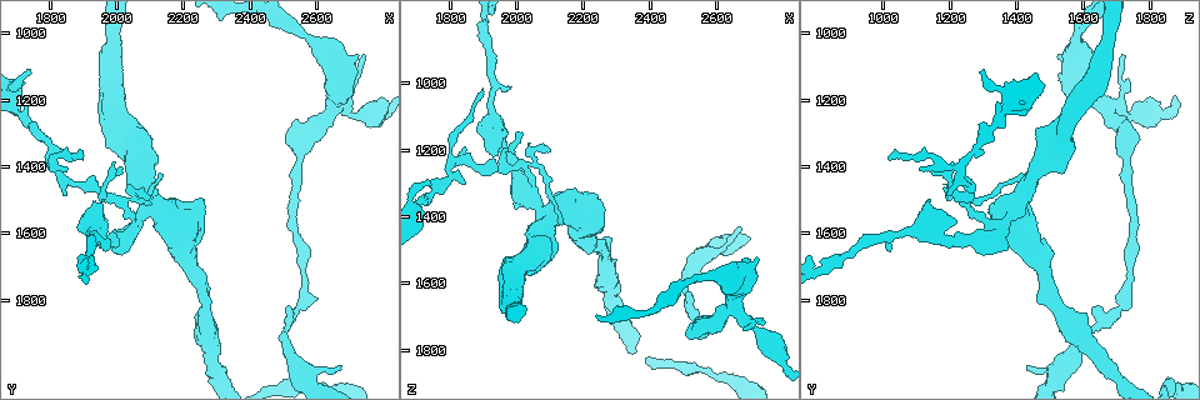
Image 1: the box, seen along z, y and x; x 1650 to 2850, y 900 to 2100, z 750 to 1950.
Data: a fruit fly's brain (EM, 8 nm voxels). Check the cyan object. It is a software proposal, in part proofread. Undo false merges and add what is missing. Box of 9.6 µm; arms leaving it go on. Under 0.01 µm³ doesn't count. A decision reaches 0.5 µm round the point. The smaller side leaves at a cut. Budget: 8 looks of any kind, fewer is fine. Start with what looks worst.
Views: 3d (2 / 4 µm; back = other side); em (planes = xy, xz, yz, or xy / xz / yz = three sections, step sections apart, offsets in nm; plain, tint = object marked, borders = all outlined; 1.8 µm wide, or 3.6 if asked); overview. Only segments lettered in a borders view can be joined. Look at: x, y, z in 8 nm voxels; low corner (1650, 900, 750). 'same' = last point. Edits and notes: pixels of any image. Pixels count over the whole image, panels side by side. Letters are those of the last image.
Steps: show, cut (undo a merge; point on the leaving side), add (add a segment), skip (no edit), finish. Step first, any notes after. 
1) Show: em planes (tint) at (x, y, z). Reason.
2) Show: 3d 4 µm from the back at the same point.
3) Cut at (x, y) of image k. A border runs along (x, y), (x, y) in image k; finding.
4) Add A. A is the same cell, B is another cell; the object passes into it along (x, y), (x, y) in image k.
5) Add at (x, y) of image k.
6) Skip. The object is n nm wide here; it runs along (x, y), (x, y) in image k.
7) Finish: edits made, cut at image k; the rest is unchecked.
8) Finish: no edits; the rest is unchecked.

Show: em yz step 8 (tint) at (1980, 1490, 1250). Sharp bend.

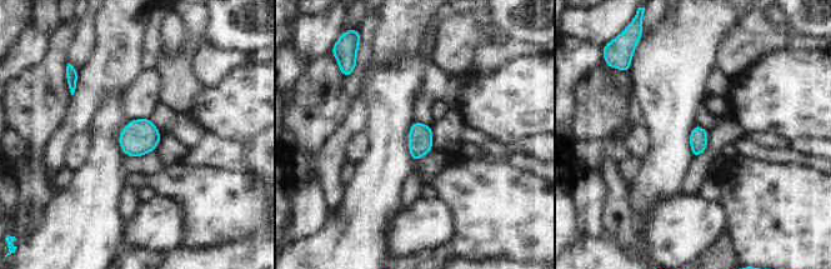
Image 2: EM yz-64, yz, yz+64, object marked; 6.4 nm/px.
Show: em planes (tint) at the same point.

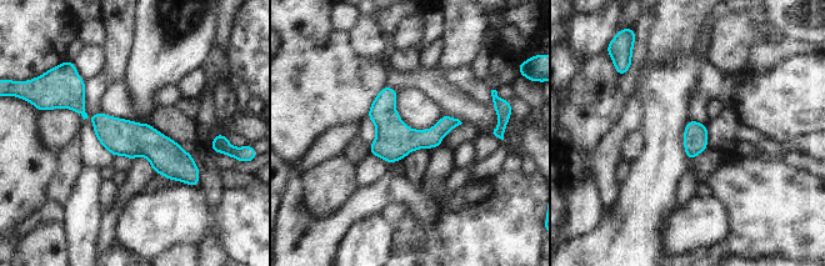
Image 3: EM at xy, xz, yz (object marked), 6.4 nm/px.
Show: em planes (borders) at the same point.

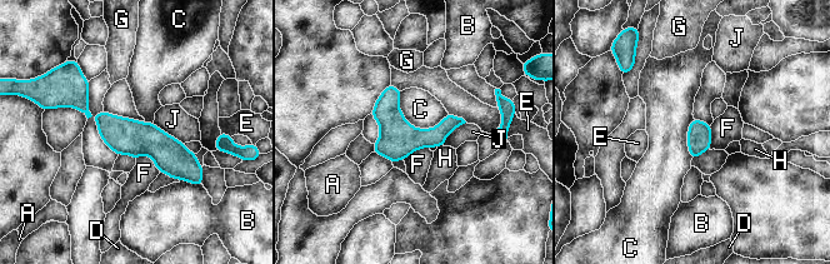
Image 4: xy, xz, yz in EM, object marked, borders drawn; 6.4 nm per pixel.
Skip. The object is 160 nm wide here; A, B, C, D, E, F, G, H and J are other cells; all the same neuron.

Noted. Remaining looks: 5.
Show: 3d 2 µm at (2650, 1210, 1660). Four-way junction.

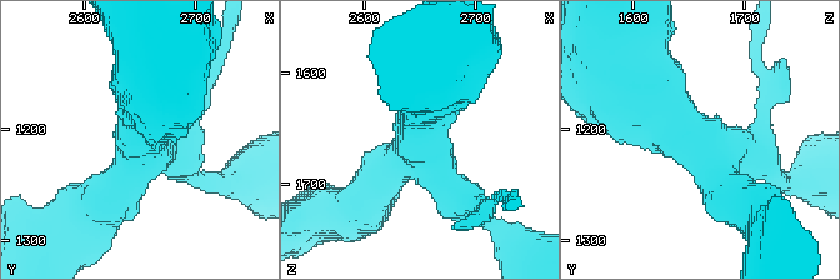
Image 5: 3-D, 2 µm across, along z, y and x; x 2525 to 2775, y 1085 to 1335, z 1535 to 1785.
Show: em planes (borders) at (2650, 1220, 1664). 4 arms meet here.

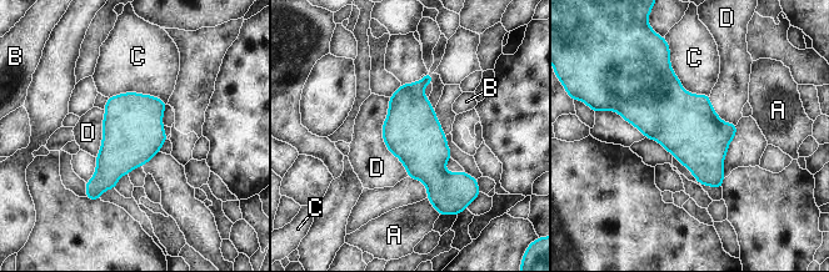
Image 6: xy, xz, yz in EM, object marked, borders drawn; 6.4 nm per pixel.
Skip. The object is 360 nm wide here; A, B, C and D are other cells; a border runs along (388, 97), (383, 142), (408, 176) in image 6; continuous, no second neuron.

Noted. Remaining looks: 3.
Show: em planes (borders) at (1750, 1110, 1300). Branch stops here.

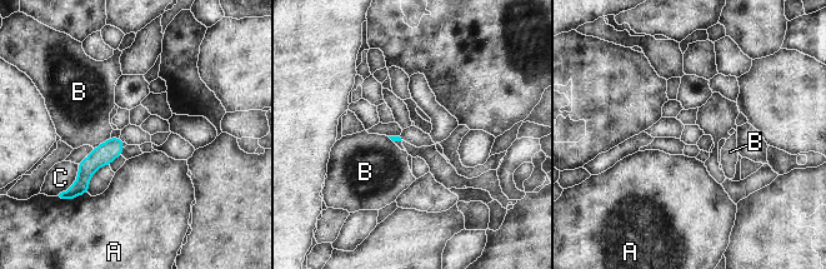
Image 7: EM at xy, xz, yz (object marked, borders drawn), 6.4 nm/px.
Skip. A, B and C are other cells; a border runs along (110, 137), (94, 149) in image 7; none of them fits.

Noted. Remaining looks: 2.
Finish: no edits; the rest is unchecked.

